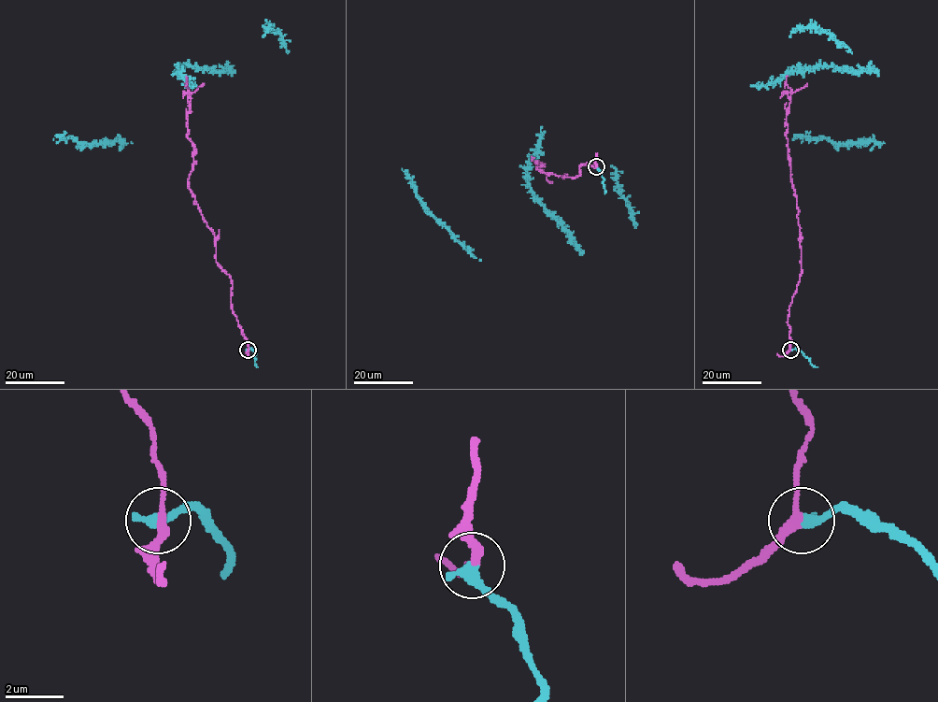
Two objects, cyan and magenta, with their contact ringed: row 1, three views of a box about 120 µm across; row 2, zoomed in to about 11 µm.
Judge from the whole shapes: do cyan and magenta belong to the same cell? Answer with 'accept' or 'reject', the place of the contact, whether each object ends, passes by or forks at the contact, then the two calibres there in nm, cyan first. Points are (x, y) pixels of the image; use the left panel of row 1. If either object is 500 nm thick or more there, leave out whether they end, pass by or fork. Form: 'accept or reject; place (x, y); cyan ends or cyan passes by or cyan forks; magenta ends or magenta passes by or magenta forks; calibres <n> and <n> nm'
reject; place (248, 350); cyan ends; magenta passes by; calibres 440 and 260 nm

